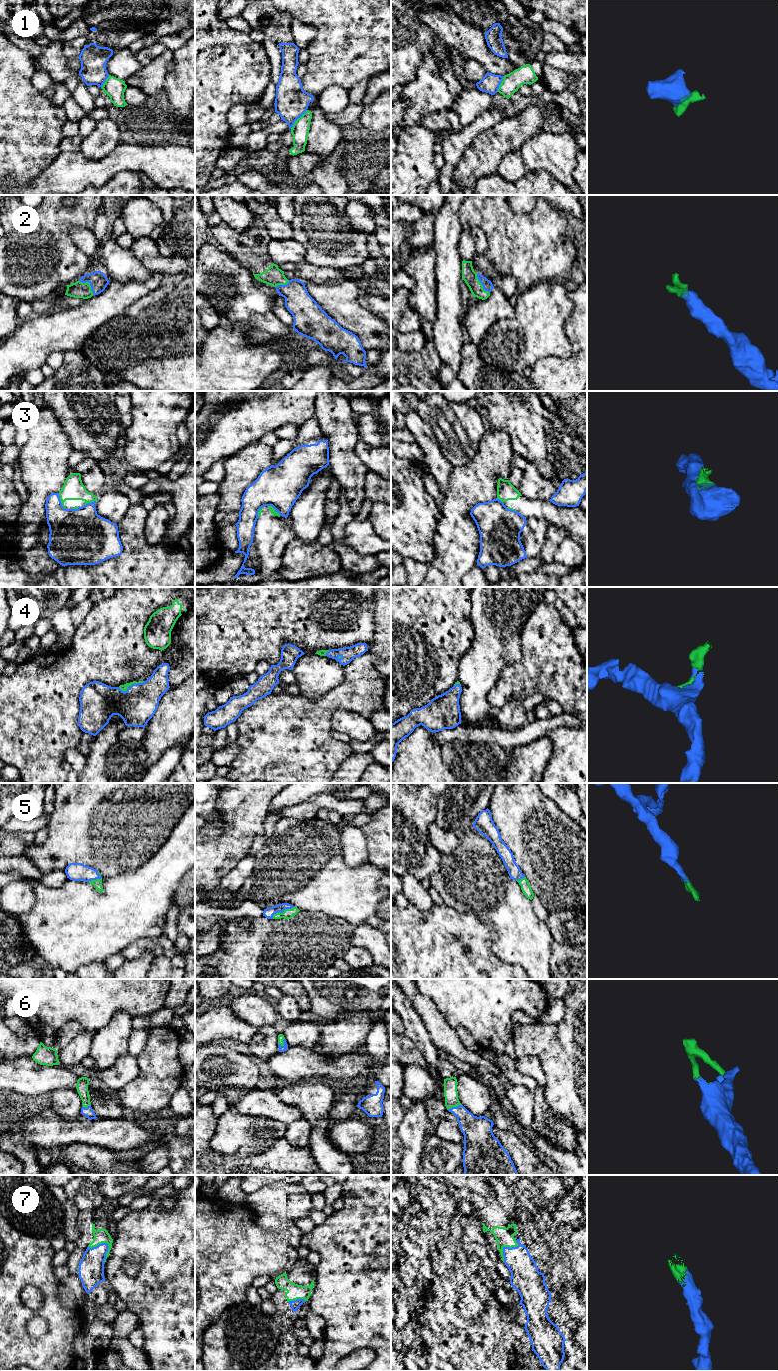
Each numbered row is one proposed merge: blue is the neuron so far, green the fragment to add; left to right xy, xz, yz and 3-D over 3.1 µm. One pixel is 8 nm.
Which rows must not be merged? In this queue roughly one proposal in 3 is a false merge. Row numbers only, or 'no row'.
1, 3

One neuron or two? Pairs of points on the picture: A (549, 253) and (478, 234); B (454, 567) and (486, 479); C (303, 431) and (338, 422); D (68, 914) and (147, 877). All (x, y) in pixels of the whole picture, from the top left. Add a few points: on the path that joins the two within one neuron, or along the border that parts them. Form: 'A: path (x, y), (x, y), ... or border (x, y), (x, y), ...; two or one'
A: border (474, 224), (487, 241), (483, 254); two
B: path (456, 545), (456, 509), (464, 501); one
C: border (314, 415), (324, 434); two
D: path (88, 914), (110, 914), (127, 897); one

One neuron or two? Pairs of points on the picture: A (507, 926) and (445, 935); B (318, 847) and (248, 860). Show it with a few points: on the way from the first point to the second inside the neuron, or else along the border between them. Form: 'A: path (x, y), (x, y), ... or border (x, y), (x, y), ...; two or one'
A: border (471, 913), (488, 927), (493, 952); two
B: border (255, 855), (253, 872), (245, 881); two

